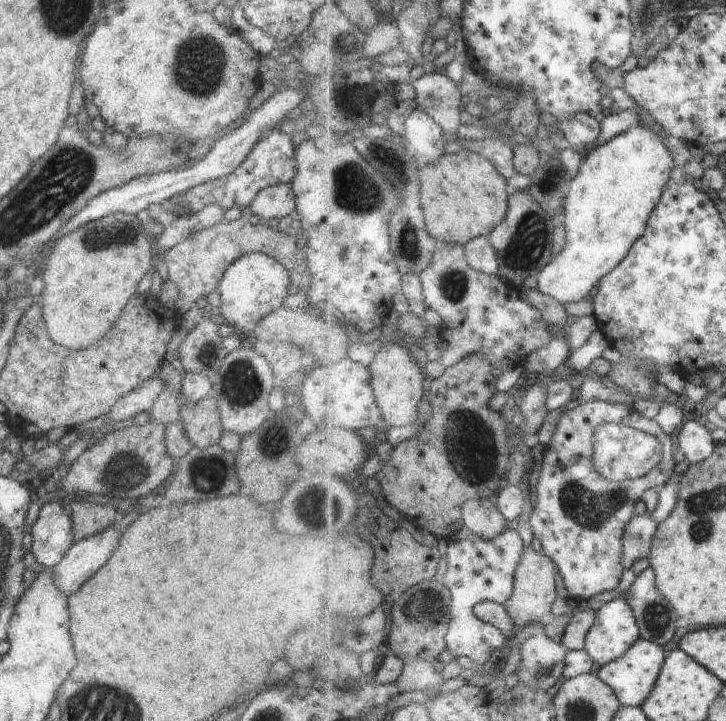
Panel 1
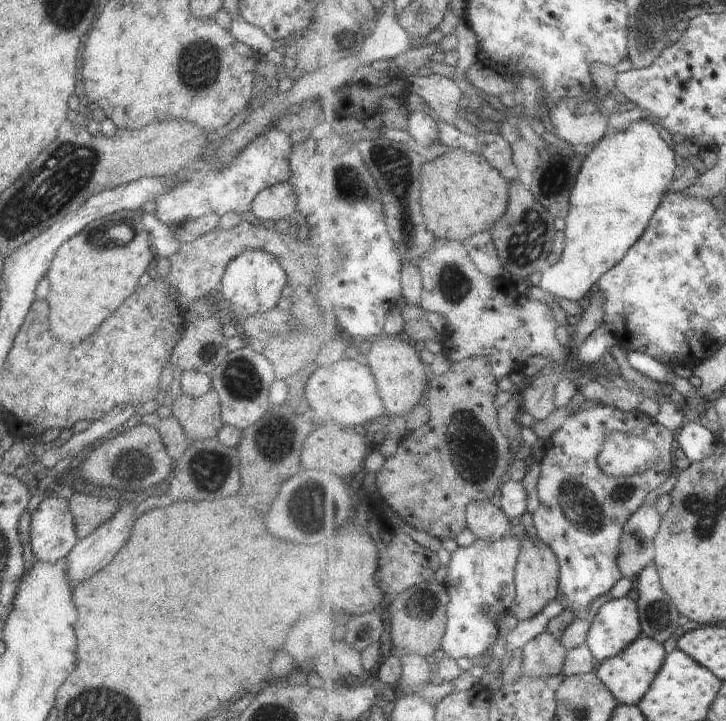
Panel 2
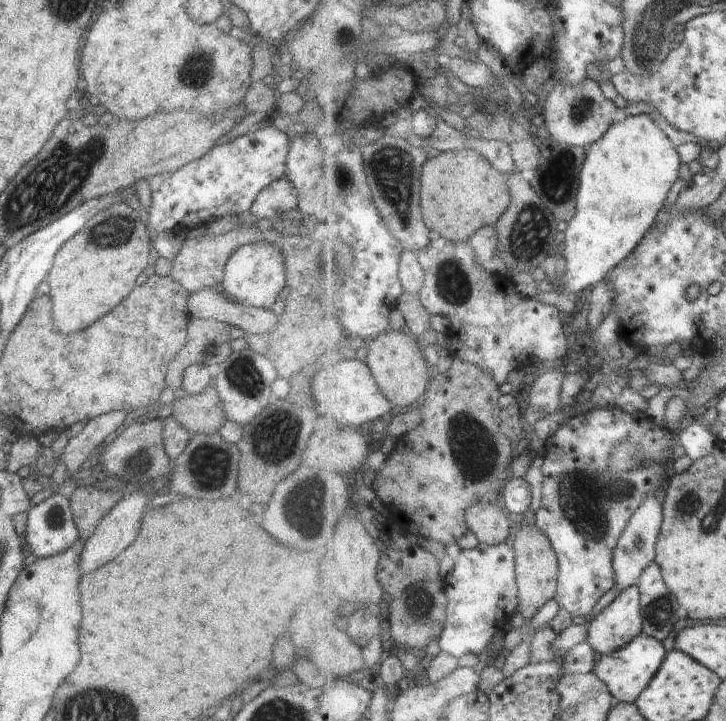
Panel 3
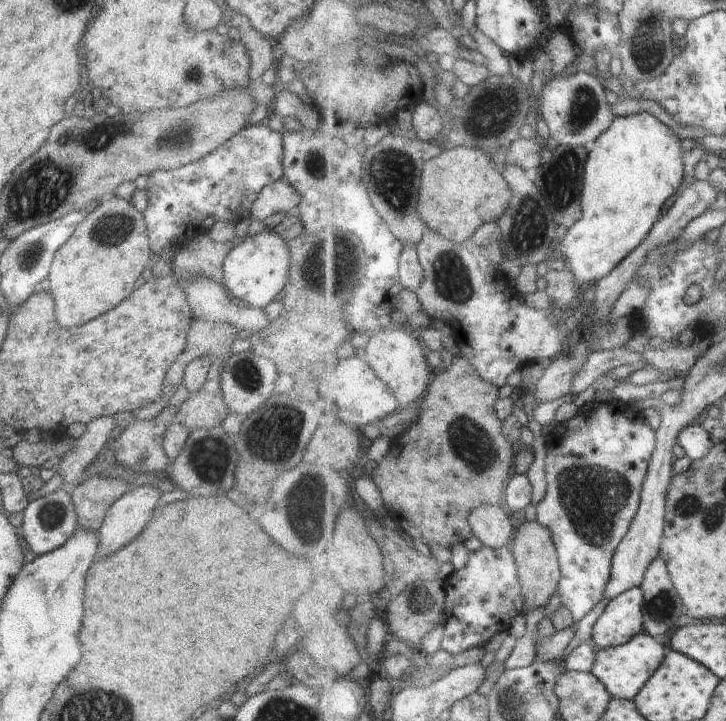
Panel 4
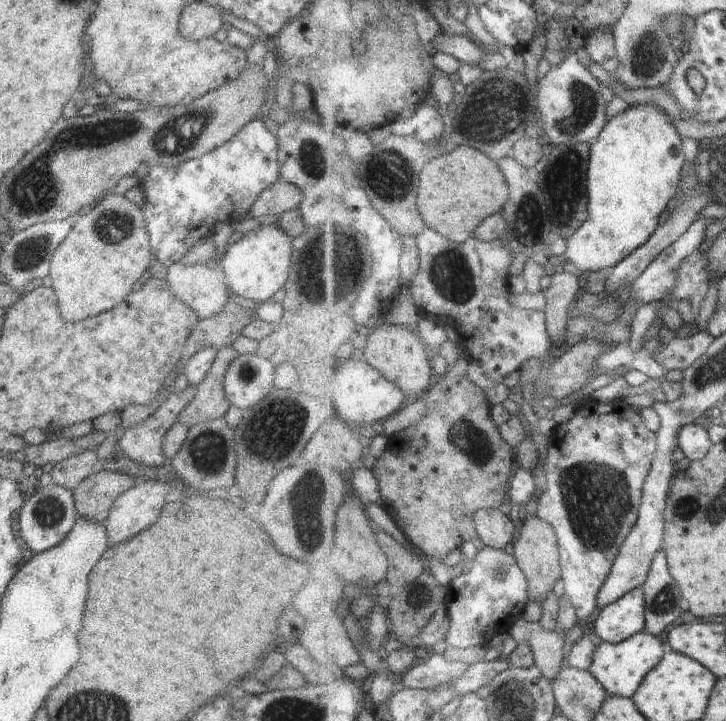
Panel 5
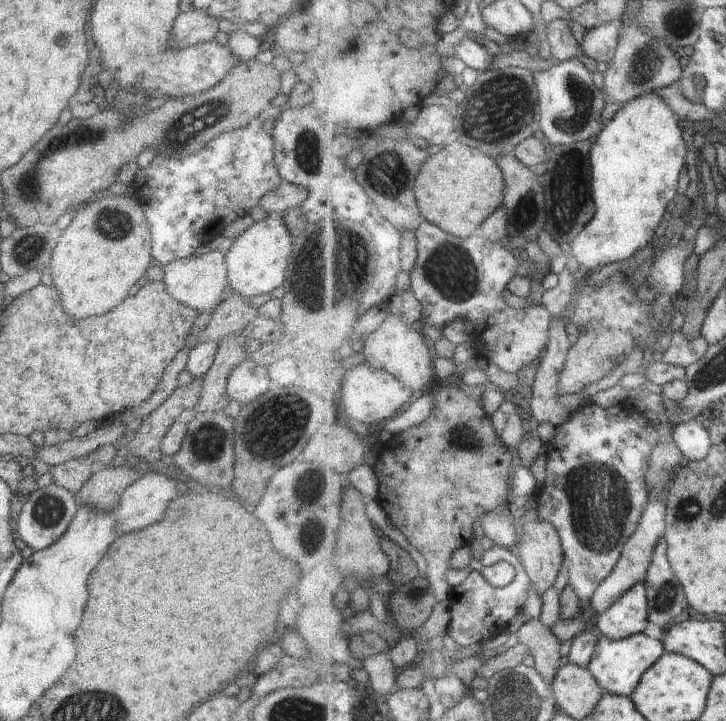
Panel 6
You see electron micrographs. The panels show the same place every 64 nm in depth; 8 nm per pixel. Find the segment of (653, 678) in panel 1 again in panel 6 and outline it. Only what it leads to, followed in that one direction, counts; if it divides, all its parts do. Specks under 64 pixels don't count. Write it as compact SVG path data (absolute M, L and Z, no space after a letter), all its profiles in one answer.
M640 633L628 639L612 640L610 637L601 636L594 660L589 669L597 677L598 682L606 692L615 695L631 697L640 686L645 674L667 653L664 641L657 640Z

